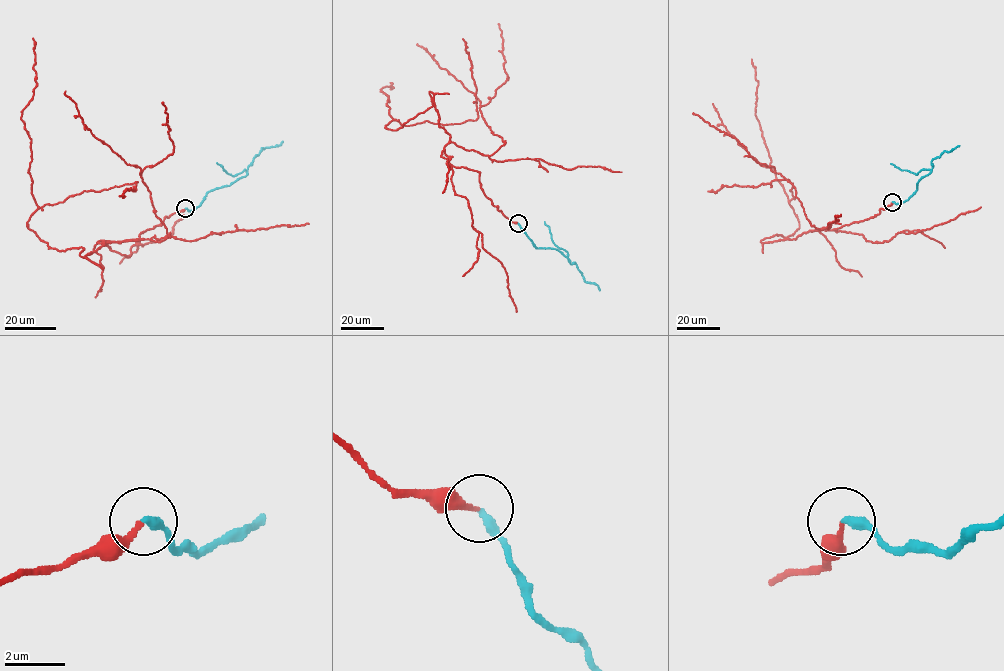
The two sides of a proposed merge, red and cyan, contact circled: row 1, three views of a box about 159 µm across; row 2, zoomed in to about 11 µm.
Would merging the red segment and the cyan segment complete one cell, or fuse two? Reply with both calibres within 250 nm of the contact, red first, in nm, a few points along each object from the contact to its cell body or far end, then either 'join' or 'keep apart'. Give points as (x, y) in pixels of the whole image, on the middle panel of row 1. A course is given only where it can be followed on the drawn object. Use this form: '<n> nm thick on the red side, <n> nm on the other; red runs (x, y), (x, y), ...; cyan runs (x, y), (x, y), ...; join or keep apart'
200 nm thick on the red side, 320 nm on the other; red runs (518, 223), (478, 172), (448, 162), (433, 93), (432, 106), (386, 128), (476, 119), (462, 39); cyan runs (518, 223), (535, 246), (556, 249), (571, 264), (576, 264), (586, 282), (596, 284), (599, 290); join

